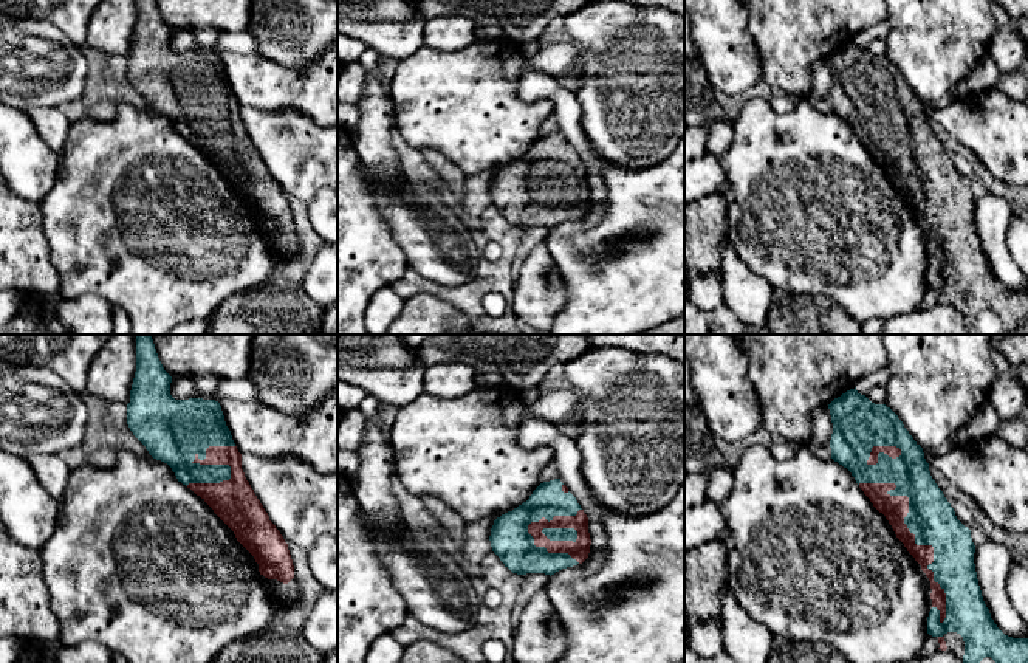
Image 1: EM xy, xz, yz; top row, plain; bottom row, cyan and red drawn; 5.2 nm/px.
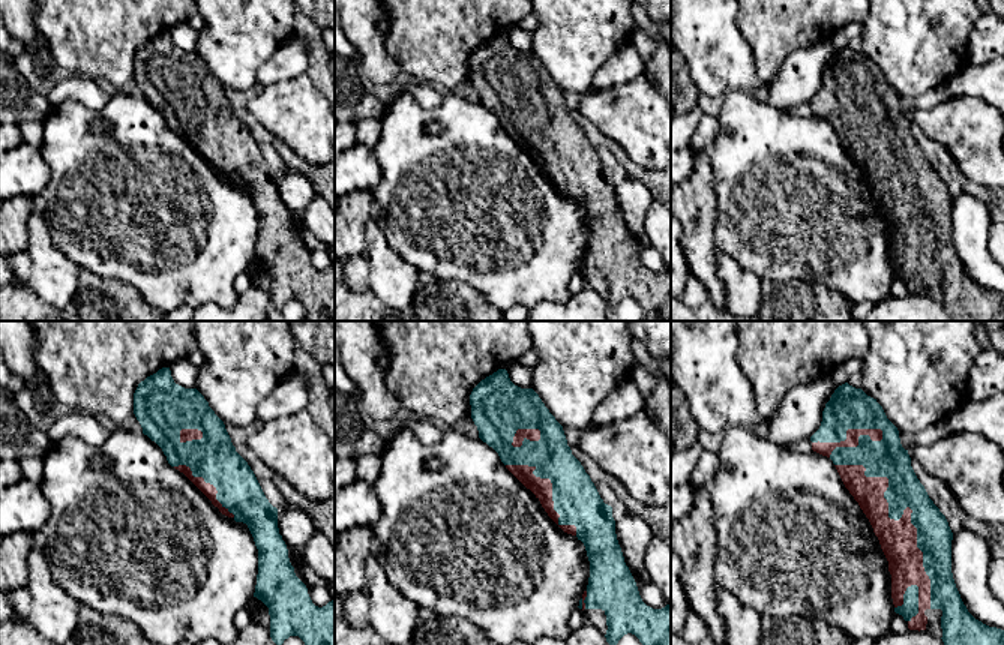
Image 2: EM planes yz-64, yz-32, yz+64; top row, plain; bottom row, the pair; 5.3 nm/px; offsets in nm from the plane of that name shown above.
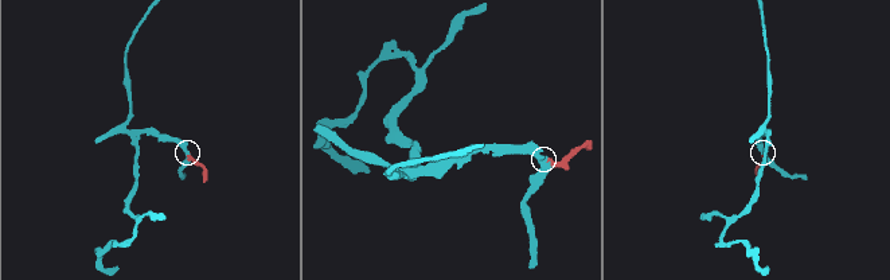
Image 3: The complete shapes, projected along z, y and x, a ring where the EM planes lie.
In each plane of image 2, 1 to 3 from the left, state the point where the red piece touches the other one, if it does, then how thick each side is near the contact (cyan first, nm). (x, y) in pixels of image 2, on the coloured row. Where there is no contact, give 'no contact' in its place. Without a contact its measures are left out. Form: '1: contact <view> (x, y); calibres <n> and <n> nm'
1: contact yz-64 (207, 482); calibres 240 and 70 nm
2: contact yz-32 (553, 489); calibres 240 and 110 nm
3: contact yz+64 (901, 515); calibres 190 and 200 nm

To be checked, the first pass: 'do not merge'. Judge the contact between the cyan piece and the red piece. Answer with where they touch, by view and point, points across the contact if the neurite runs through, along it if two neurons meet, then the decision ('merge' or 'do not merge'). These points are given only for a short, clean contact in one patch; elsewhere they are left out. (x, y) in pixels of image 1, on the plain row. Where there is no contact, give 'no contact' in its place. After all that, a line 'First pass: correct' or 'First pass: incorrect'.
contact yz (914, 186); merge
First pass: incorrect

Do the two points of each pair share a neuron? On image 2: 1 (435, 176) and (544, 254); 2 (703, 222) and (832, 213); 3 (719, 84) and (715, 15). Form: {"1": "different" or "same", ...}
{"1": "same", "2": "different", "3": "same"}

